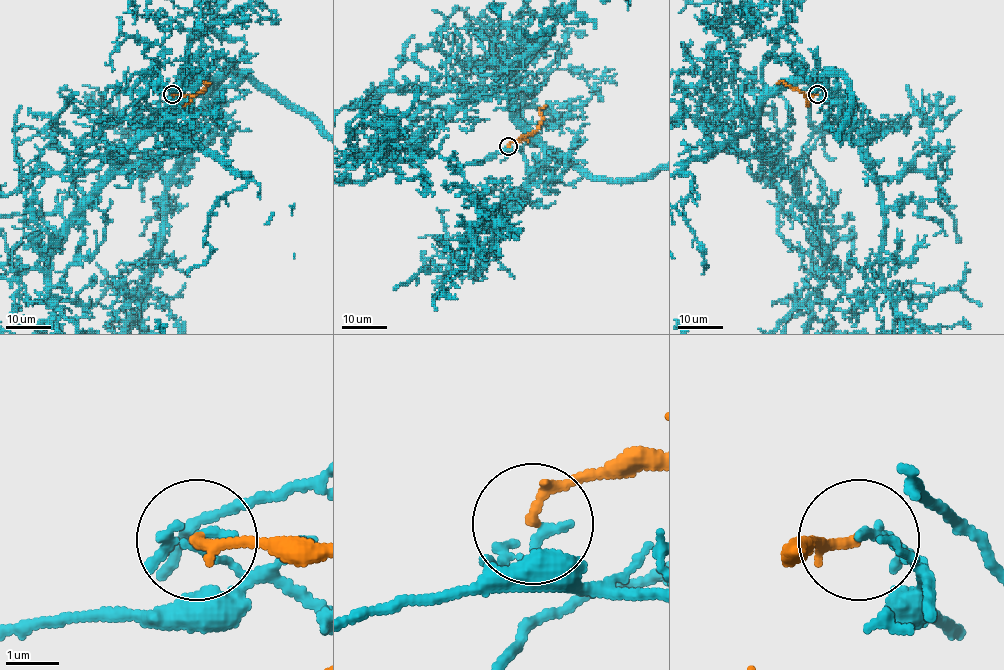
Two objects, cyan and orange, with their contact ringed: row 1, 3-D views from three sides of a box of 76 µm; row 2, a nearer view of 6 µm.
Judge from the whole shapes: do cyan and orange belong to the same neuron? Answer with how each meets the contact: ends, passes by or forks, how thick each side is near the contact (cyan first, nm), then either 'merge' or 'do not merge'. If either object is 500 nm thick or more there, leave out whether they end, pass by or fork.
cyan passes by | orange ends | 130/200 nm | do not merge

